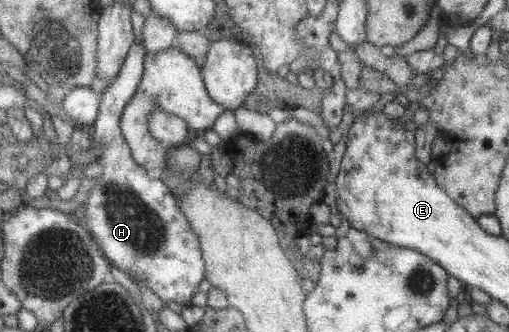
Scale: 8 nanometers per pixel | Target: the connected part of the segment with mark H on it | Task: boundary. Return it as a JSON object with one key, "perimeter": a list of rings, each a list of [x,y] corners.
{"perimeter":[[[144,43],[132,50],[121,75],[103,94],[101,115],[90,128],[96,144],[105,149],[99,161],[104,171],[94,179],[84,222],[93,231],[113,266],[127,272],[137,284],[145,281],[145,285],[164,303],[175,301],[186,307],[191,305],[193,295],[205,279],[205,261],[199,237],[169,187],[163,181],[151,178],[145,166],[136,160],[122,125],[125,110],[145,77],[145,53]]]}

